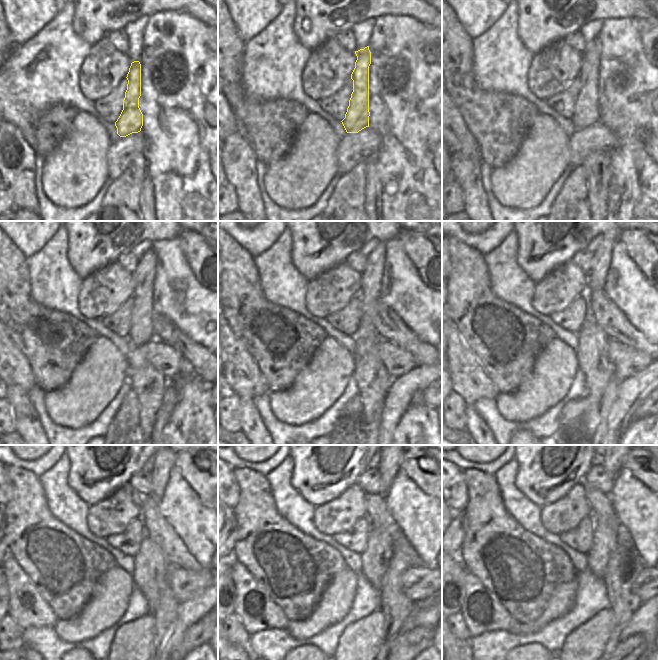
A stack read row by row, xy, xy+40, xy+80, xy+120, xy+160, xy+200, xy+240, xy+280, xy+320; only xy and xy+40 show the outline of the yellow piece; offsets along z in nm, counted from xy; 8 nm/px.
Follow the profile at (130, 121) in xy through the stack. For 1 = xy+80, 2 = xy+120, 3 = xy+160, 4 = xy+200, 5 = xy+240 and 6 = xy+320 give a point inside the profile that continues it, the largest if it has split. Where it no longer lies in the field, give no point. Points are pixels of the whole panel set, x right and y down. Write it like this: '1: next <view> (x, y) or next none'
1: next xy+80 (586, 110)
2: next xy+120 (141, 332)
3: next xy+160 (371, 276)
4: next xy+200 (596, 277)
5: next xy+240 (160, 472)
6: next xy+320 (613, 465)

